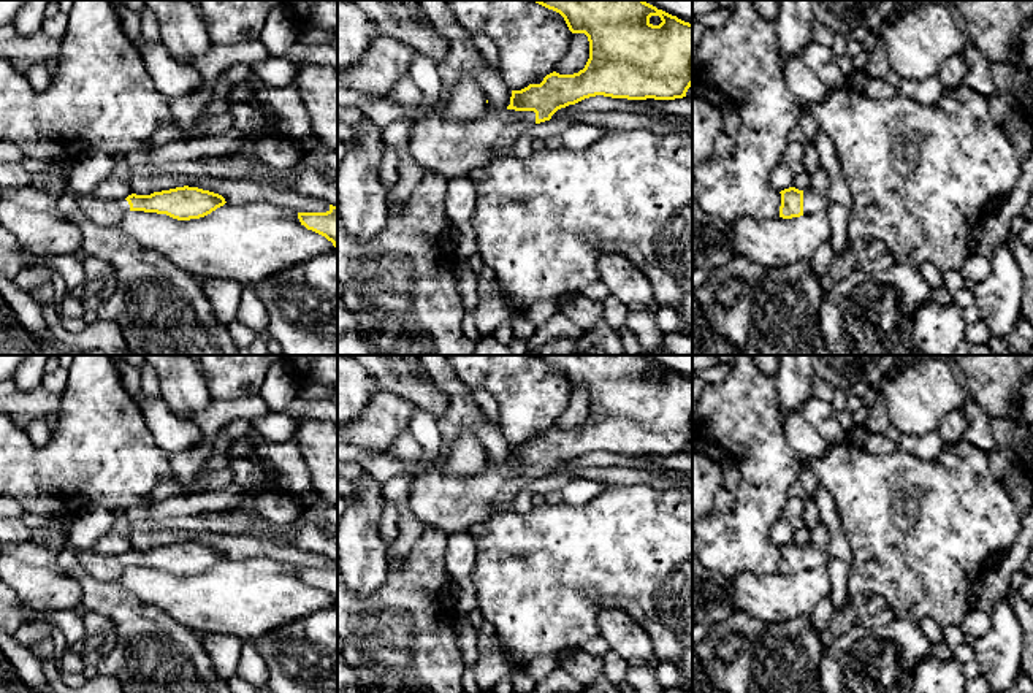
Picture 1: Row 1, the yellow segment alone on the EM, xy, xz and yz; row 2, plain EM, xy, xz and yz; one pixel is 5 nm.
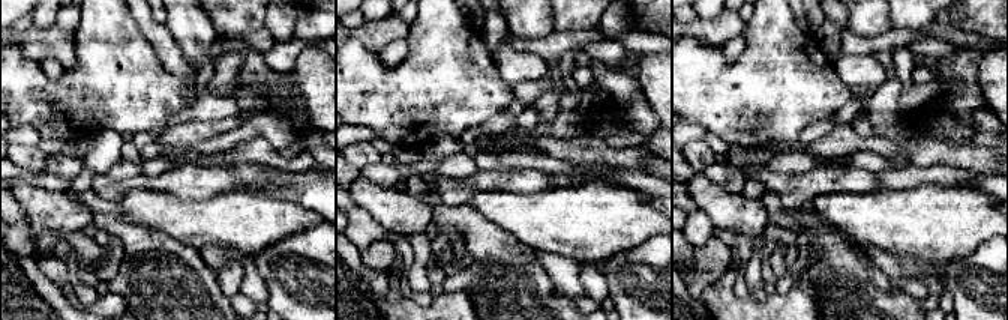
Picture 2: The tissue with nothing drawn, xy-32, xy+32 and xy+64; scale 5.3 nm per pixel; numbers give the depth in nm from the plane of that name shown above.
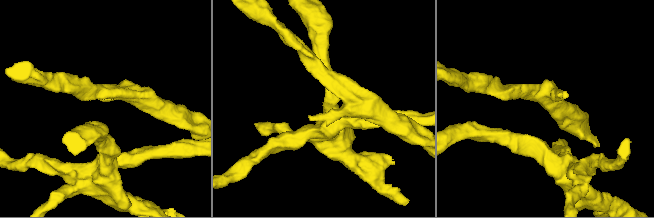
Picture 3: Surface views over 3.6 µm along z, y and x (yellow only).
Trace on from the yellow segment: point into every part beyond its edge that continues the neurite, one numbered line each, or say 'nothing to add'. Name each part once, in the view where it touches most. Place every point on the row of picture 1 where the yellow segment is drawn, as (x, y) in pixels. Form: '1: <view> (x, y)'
1: xz (436, 145)

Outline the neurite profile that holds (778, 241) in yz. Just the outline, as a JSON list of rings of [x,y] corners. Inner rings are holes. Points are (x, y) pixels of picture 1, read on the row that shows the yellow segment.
[[[825,212],[792,219],[778,216],[768,220],[745,216],[730,225],[735,254],[762,268],[811,262],[816,249],[832,238]]]

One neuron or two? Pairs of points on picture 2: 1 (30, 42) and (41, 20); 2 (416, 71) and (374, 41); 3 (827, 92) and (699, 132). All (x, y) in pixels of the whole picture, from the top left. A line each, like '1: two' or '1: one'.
1: two
2: two
3: two

